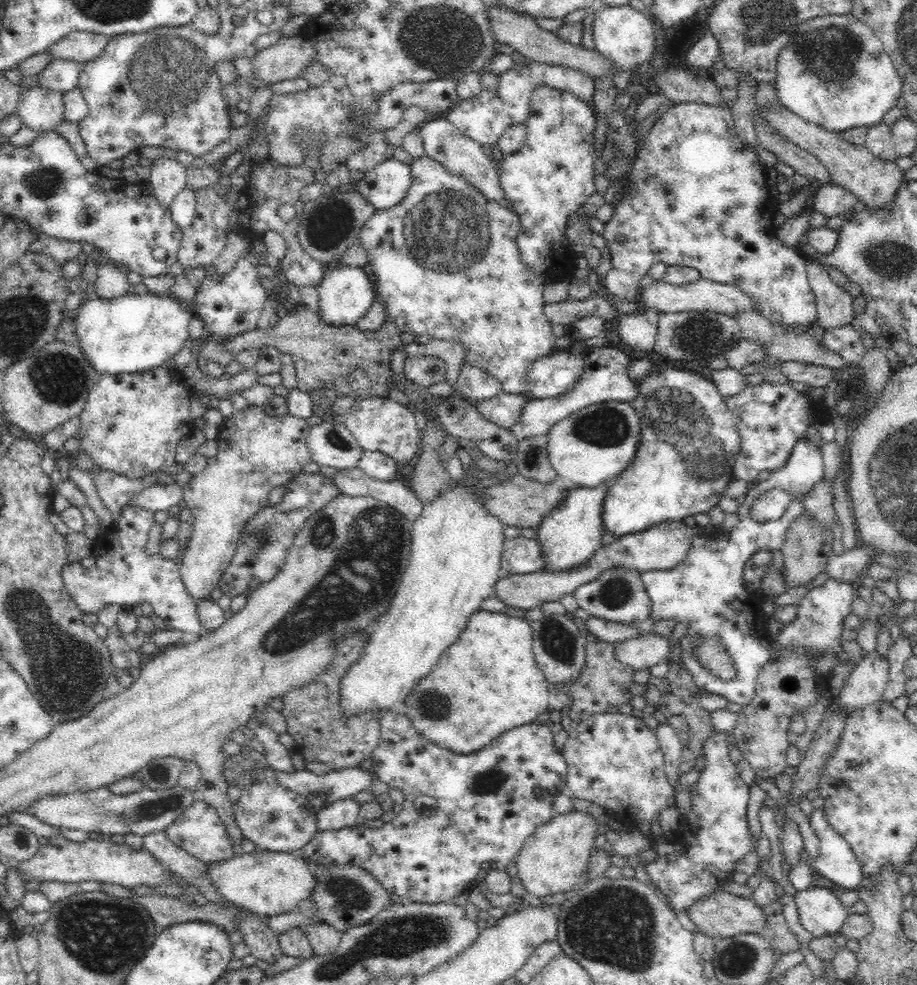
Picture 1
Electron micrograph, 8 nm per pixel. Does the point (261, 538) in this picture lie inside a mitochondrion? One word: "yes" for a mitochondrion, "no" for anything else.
yes

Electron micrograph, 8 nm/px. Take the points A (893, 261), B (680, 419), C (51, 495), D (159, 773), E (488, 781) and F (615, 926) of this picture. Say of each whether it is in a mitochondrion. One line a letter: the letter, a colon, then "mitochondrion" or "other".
A: mitochondrion
B: mitochondrion
C: other
D: mitochondrion
E: mitochondrion
F: mitochondrion

